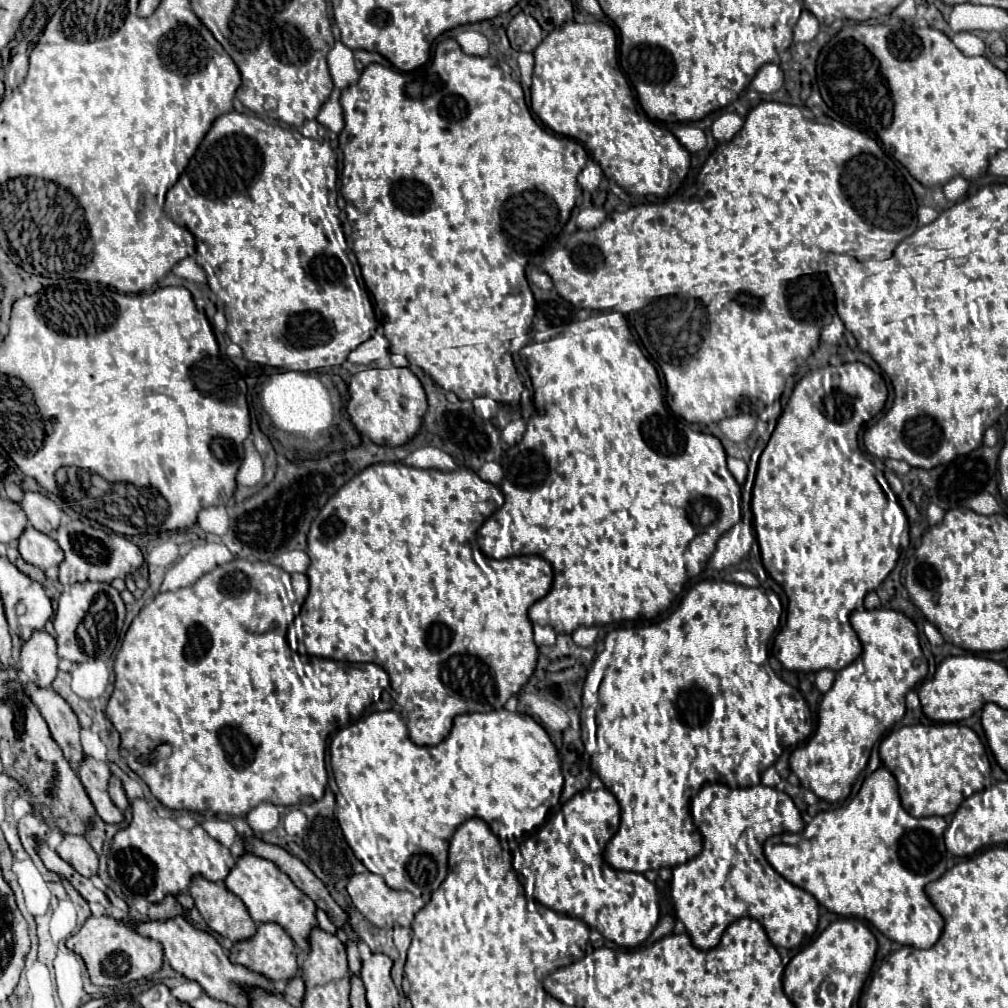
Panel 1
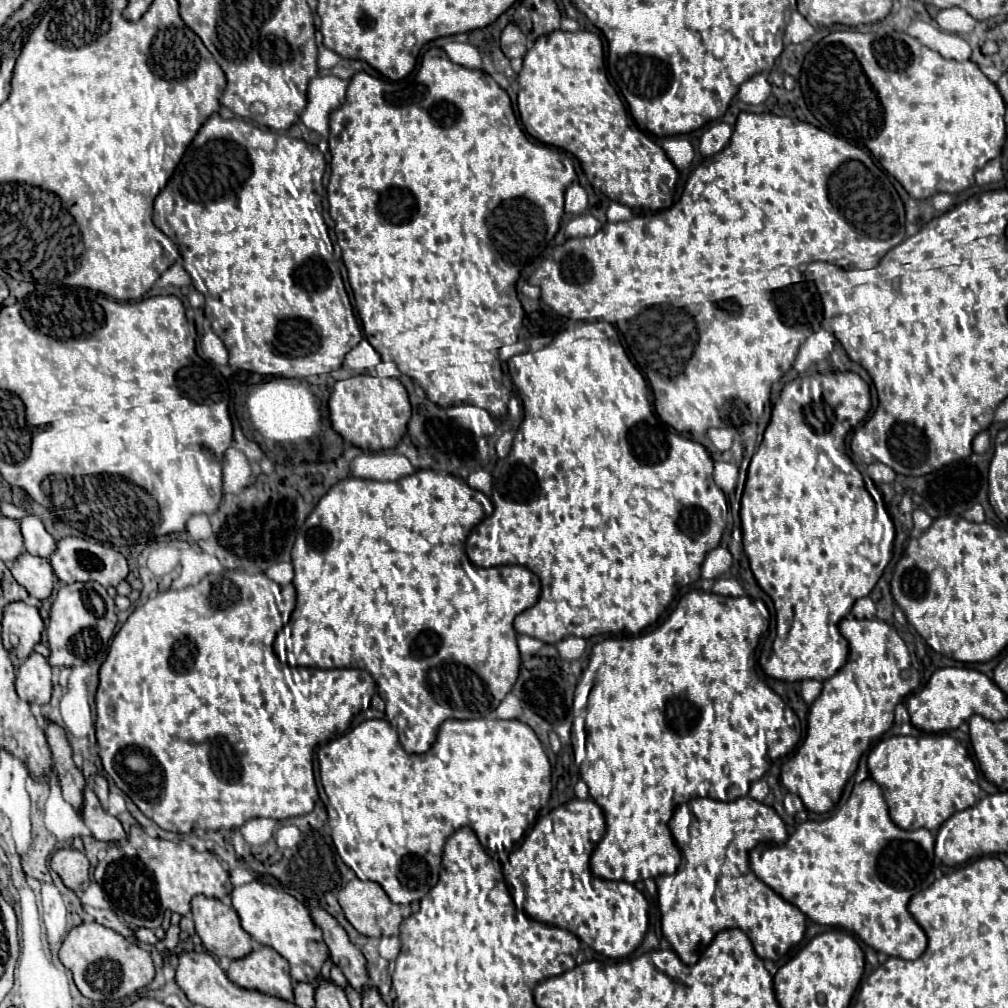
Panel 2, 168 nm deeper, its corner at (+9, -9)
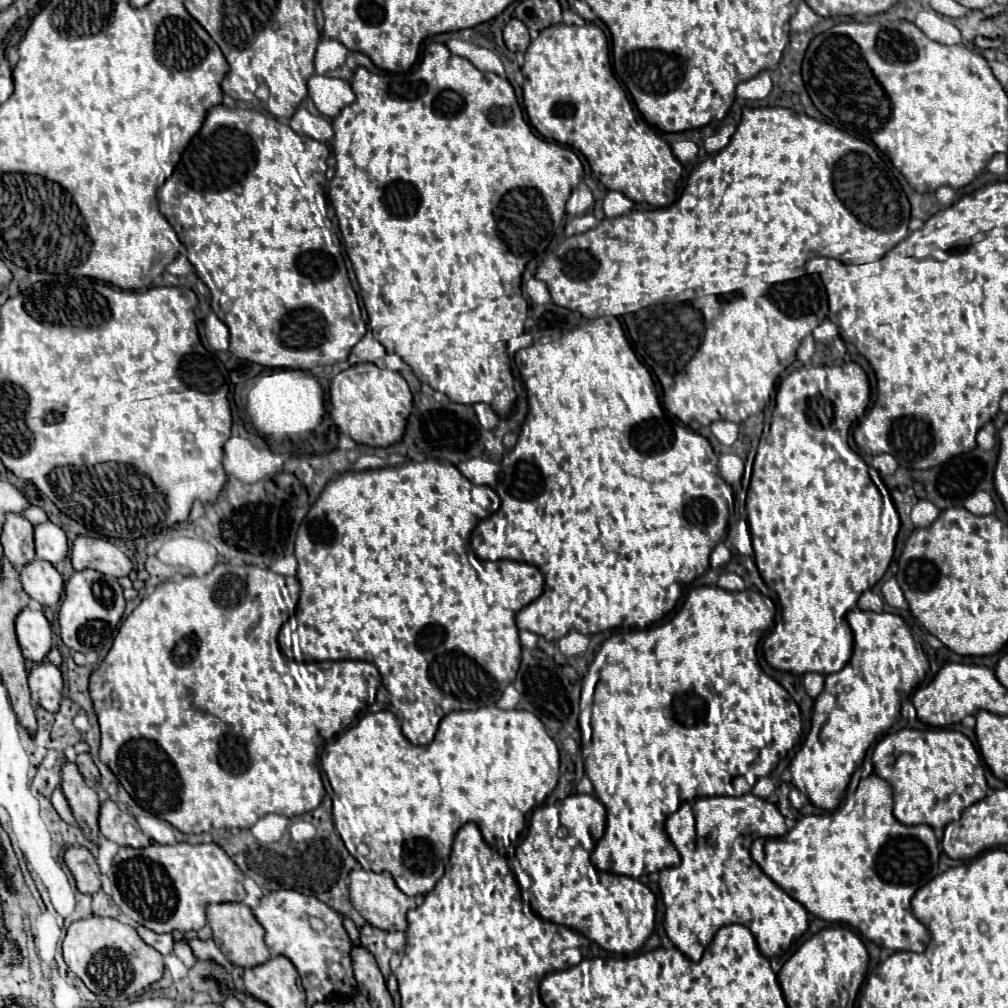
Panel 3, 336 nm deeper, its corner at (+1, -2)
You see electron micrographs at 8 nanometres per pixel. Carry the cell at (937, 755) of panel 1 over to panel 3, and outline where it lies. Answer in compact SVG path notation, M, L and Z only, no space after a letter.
M905 728L898 733L886 734L874 747L874 773L886 779L894 791L894 817L904 825L926 823L932 829L942 829L950 821L958 821L962 811L972 803L986 797L989 787L984 770L980 769L981 759L972 741L954 729L931 728L926 731Z

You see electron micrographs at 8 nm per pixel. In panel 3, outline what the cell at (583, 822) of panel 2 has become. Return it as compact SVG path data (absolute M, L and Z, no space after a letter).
M574 793L568 795L564 801L556 801L554 805L542 805L534 809L528 835L516 847L512 871L516 875L523 901L542 919L566 925L582 933L584 937L596 941L602 949L610 953L634 953L654 932L656 911L659 909L657 898L640 881L626 875L614 875L608 871L598 870L590 863L590 855L597 841L602 839L604 829L606 807L602 807L600 799L594 795Z

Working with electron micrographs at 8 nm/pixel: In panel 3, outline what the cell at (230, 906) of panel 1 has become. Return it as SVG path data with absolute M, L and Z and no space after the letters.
M212 903L206 909L208 925L212 927L212 939L230 963L240 967L254 967L270 959L270 949L264 943L264 929L256 921L252 909L244 903Z

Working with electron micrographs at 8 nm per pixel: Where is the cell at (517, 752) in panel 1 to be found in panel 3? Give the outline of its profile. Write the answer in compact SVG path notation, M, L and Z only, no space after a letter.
M480 707L476 711L452 711L448 713L442 721L440 721L440 727L438 727L438 733L434 737L434 741L426 747L416 747L412 745L404 733L402 733L402 727L400 727L400 721L394 717L394 713L390 711L378 711L378 713L368 713L366 717L362 717L354 727L350 727L348 731L344 731L340 737L328 741L328 745L324 747L322 755L320 755L320 763L322 763L322 769L326 773L326 767L328 767L328 781L334 789L334 797L332 799L332 818L334 827L338 829L346 849L350 851L352 857L358 859L358 863L364 867L364 869L370 869L370 871L388 871L394 879L394 883L398 885L398 889L410 897L418 895L418 893L428 893L432 891L432 887L436 885L436 881L444 875L444 869L446 869L446 863L448 863L448 857L450 857L450 849L452 849L452 839L456 835L456 831L466 823L466 821L474 821L486 843L496 849L496 851L502 851L504 847L504 855L508 857L508 847L514 842L520 839L524 827L526 827L526 813L530 813L536 805L544 803L544 799L554 791L556 783L558 783L560 777L560 750L556 747L554 739L546 733L546 727L542 725L542 721L530 713L530 711L522 711L522 709L512 709L512 711L504 711L504 709L498 709L498 707Z

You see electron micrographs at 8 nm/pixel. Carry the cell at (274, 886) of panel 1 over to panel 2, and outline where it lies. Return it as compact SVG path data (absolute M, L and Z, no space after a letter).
M256 880L234 888L230 898L234 910L240 916L242 928L256 940L256 944L270 946L282 958L288 960L290 976L294 982L314 982L318 978L320 968L328 960L330 952L324 944L322 930L314 924L310 910L302 902L282 890L276 890L268 884L260 884Z

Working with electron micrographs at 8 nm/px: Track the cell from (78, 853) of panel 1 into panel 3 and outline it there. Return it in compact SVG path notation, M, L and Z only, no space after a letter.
M68 847L64 853L64 863L74 875L80 893L92 895L100 889L100 867L86 847Z

